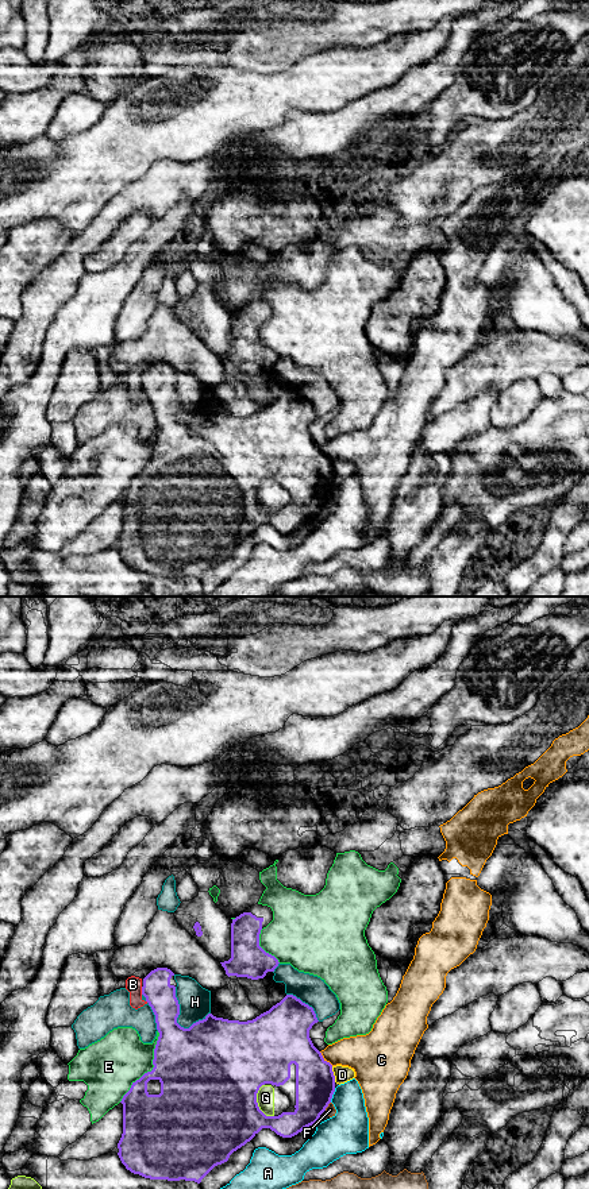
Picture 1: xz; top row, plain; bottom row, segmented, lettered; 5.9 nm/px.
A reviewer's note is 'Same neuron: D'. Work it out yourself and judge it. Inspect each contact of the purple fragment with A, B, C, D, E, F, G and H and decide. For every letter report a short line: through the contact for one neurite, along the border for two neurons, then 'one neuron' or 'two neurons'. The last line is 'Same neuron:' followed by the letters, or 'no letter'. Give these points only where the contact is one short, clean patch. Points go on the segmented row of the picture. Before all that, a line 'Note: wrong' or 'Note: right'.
Note: wrong
A: two neurons
B: two neurons
C: xz (319, 1052), (333, 1065) | two neurons
D: xz (331, 1066), (335, 1081) | two neurons
E: two neurons
F: two neurons
G: two neurons
H: two neurons
Same neuron: no letter

